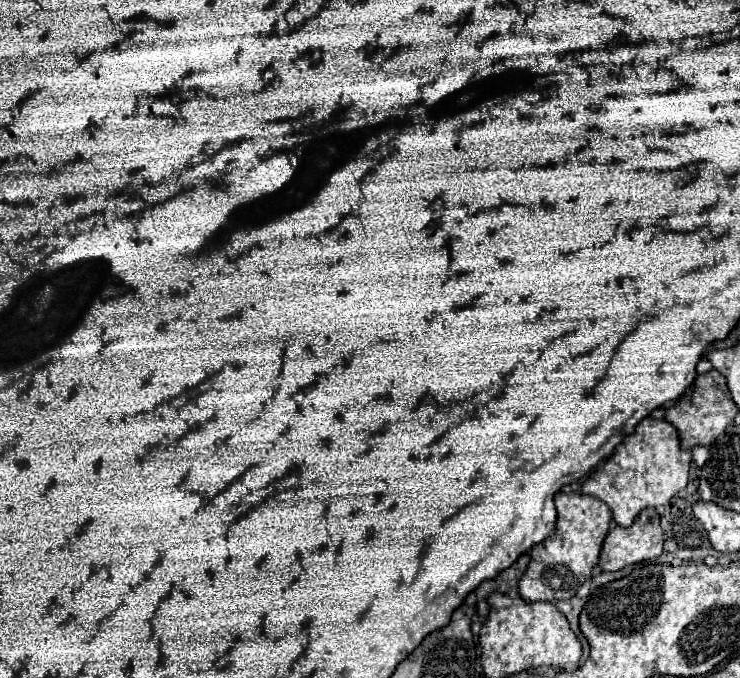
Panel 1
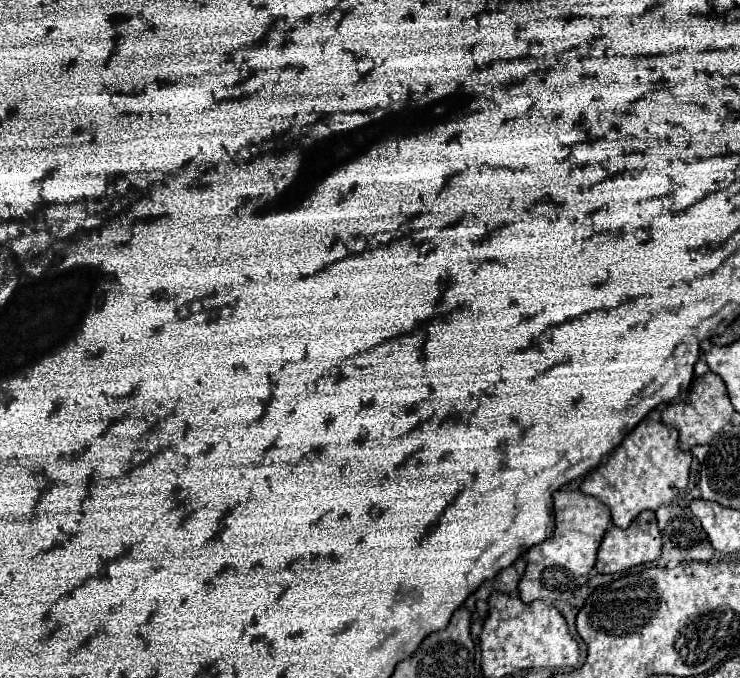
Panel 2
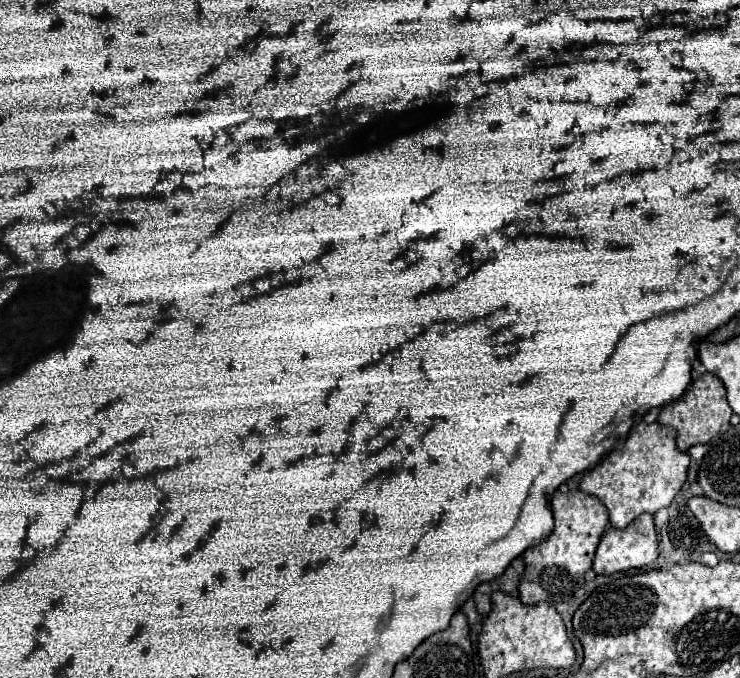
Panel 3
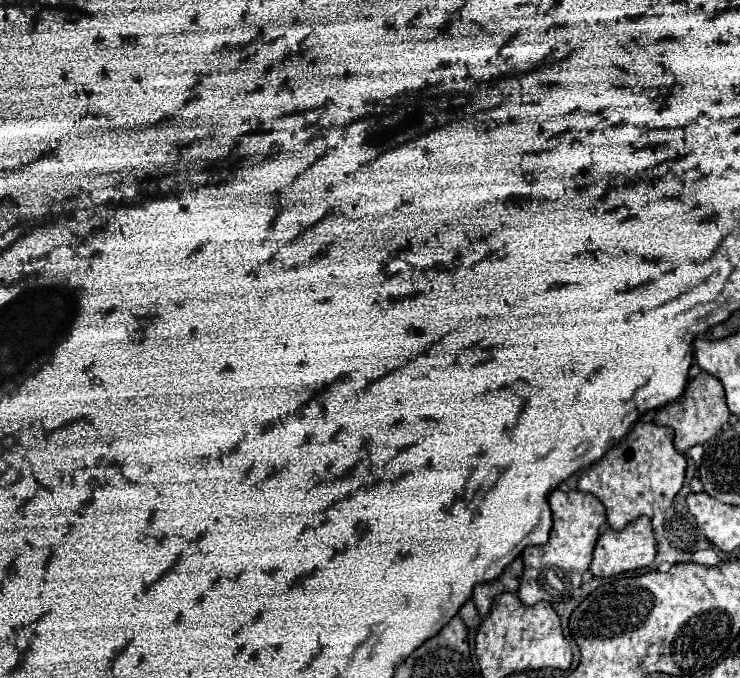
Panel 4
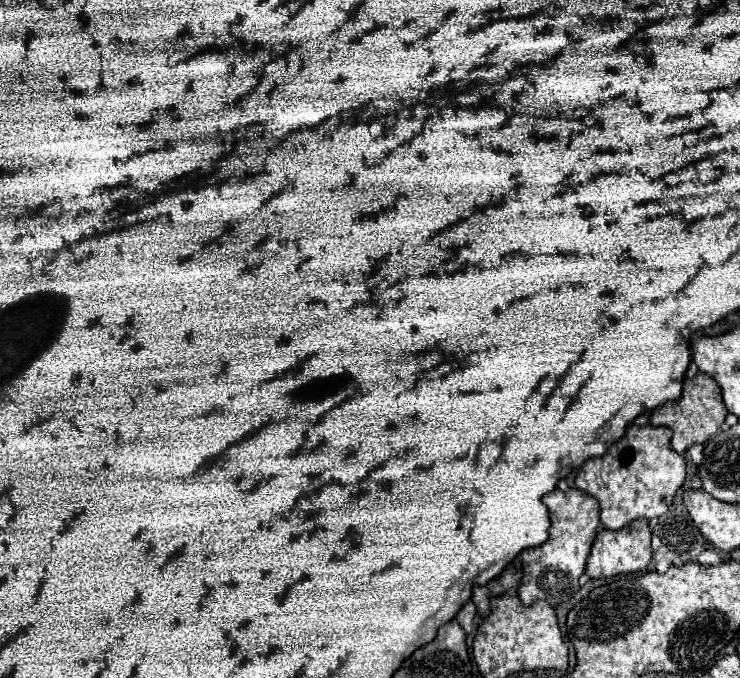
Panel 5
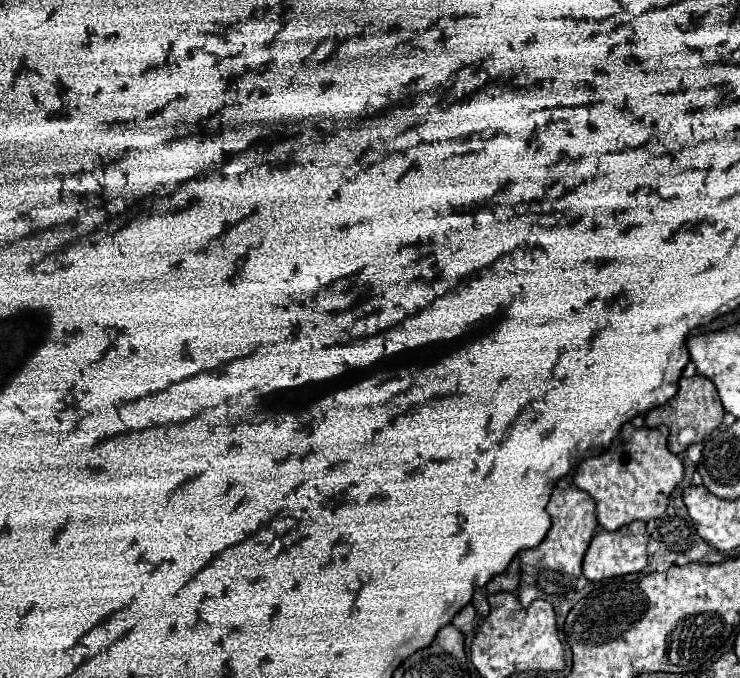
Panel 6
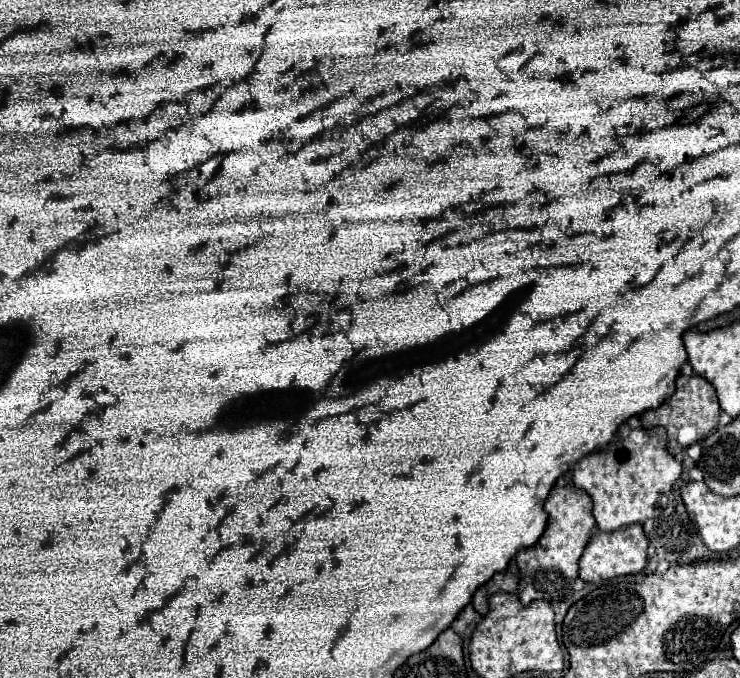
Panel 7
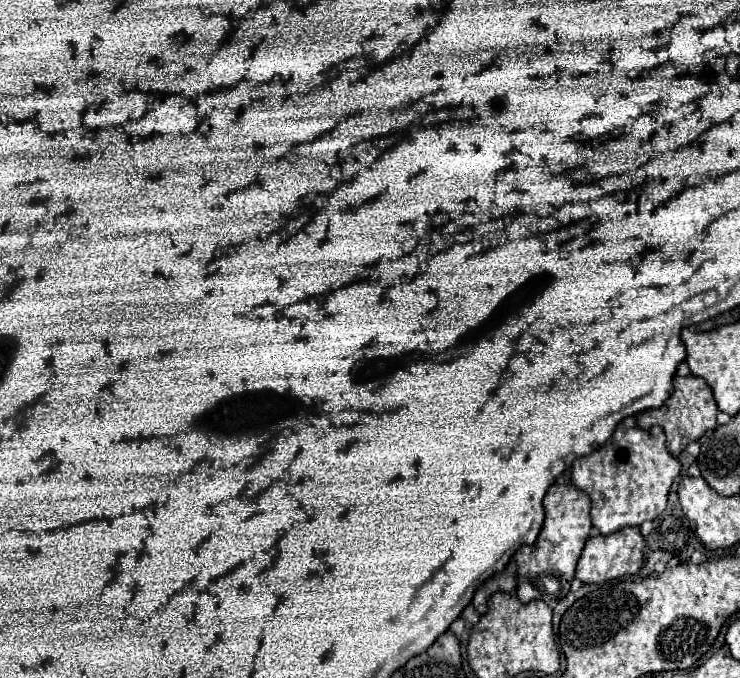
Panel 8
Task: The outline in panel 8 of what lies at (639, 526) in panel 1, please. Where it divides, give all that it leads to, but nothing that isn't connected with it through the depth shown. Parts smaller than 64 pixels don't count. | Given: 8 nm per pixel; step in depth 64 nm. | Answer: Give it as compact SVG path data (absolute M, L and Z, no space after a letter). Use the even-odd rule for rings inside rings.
M622 528L616 534L608 536L590 536L578 560L576 578L584 584L596 584L618 576L636 574L642 566L642 550L644 550L644 538L640 536L638 528Z

